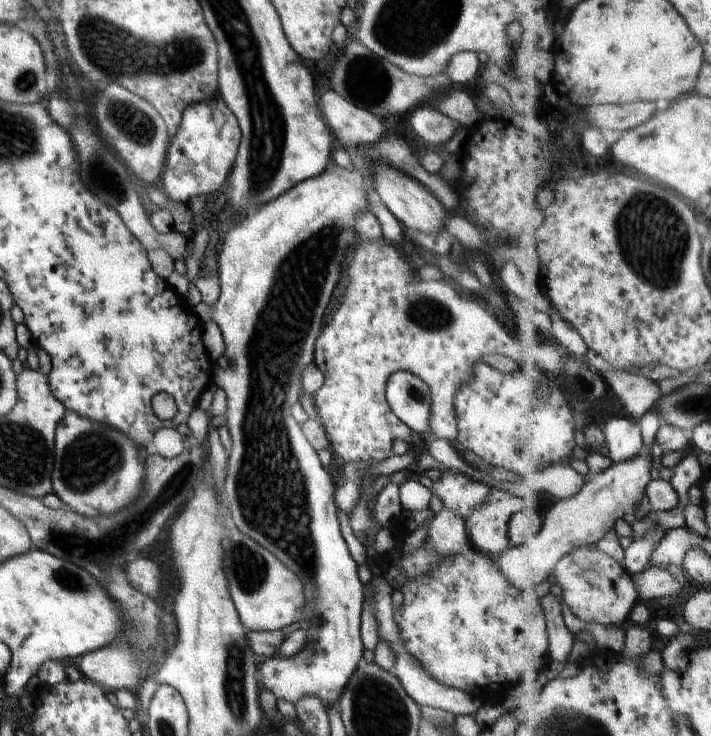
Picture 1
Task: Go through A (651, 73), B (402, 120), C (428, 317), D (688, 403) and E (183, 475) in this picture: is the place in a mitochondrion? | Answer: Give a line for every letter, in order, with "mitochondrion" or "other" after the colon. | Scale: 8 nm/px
A: other
B: other
C: mitochondrion
D: mitochondrion
E: mitochondrion

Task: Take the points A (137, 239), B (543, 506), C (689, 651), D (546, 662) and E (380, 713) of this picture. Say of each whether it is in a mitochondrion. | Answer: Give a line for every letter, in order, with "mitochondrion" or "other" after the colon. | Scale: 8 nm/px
A: other
B: other
C: other
D: other
E: mitochondrion

